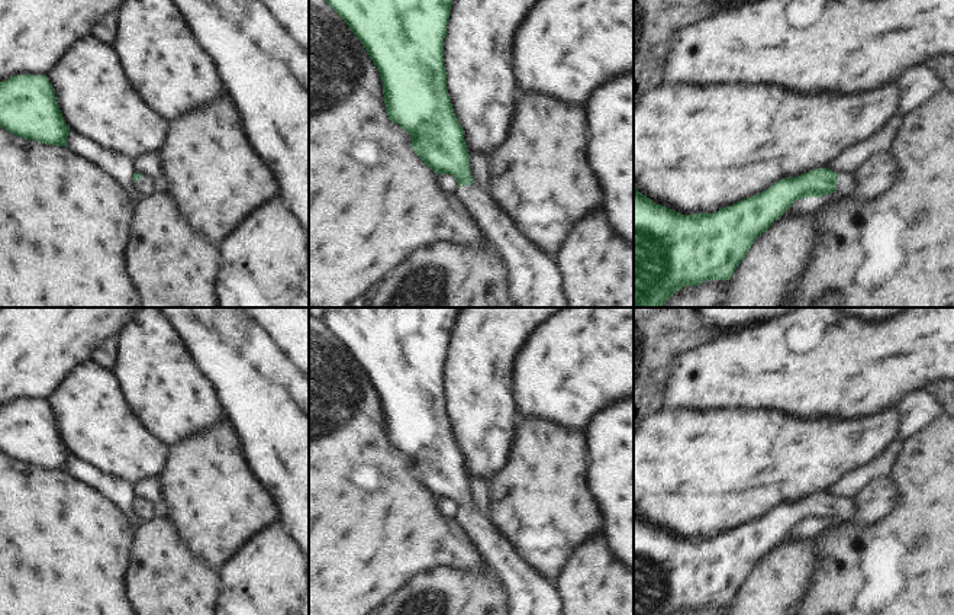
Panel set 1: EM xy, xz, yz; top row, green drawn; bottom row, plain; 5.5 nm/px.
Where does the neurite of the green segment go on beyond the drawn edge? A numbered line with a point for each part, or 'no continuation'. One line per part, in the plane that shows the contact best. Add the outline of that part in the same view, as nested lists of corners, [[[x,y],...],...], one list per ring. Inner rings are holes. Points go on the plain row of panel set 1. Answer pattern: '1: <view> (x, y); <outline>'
1: yz (847, 509); [[[839,499],[837,503],[835,518],[839,522],[850,522],[858,515],[858,503],[855,499]]]

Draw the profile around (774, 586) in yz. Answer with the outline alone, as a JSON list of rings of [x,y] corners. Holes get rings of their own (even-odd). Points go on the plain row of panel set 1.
[[[813,538],[780,541],[751,570],[728,615],[792,615],[816,567]]]

